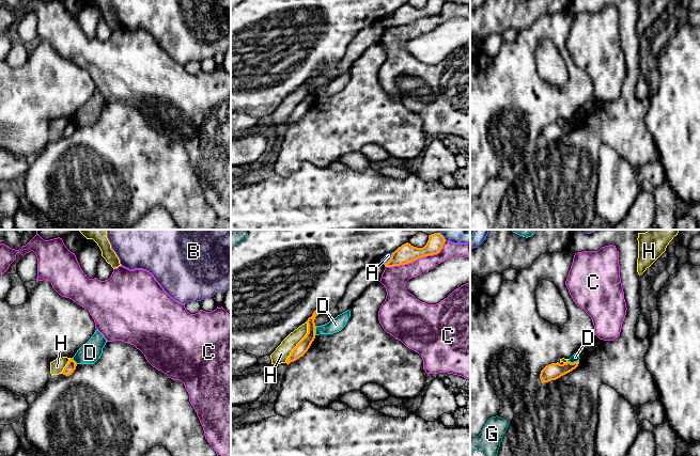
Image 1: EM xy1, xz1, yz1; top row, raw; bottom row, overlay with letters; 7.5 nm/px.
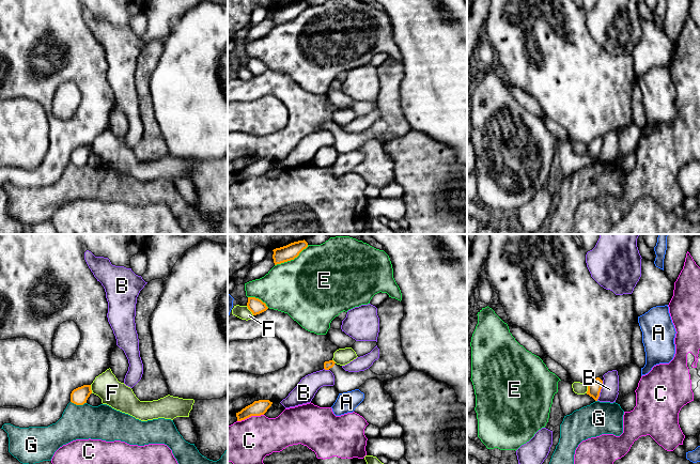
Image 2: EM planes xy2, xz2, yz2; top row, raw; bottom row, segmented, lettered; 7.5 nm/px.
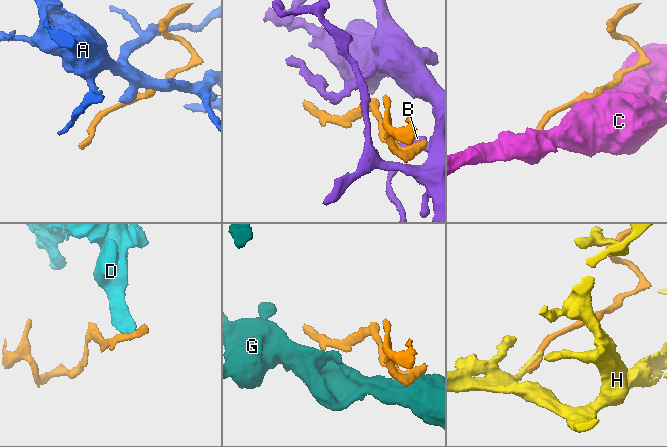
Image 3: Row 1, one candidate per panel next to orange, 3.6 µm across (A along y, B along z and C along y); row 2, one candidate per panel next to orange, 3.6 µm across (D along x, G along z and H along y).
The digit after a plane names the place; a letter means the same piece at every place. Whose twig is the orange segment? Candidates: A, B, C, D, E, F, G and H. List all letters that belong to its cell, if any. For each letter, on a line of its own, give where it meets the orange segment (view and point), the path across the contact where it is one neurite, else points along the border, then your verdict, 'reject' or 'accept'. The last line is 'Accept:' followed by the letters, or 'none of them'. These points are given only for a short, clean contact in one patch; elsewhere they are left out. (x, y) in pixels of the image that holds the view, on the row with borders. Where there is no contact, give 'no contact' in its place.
A: meets orange in xz1 at (390, 258); reject
B: meets orange in yz2 at (600, 390); reject
C: meets orange in xz1 at (418, 257); reject
D: meets orange in yz1 at (574, 362); border along yz1 (578, 360), (568, 362); reject
E: meets orange in xz2 at (291, 259); reject
F: meets orange in xz2 at (249, 309); reject
G: meets orange in xy2 at (78, 404); reject
H: meets orange in xz1 at (299, 342); border along xz1 (306, 321), (306, 335), (284, 362); reject
Accept: none of them

